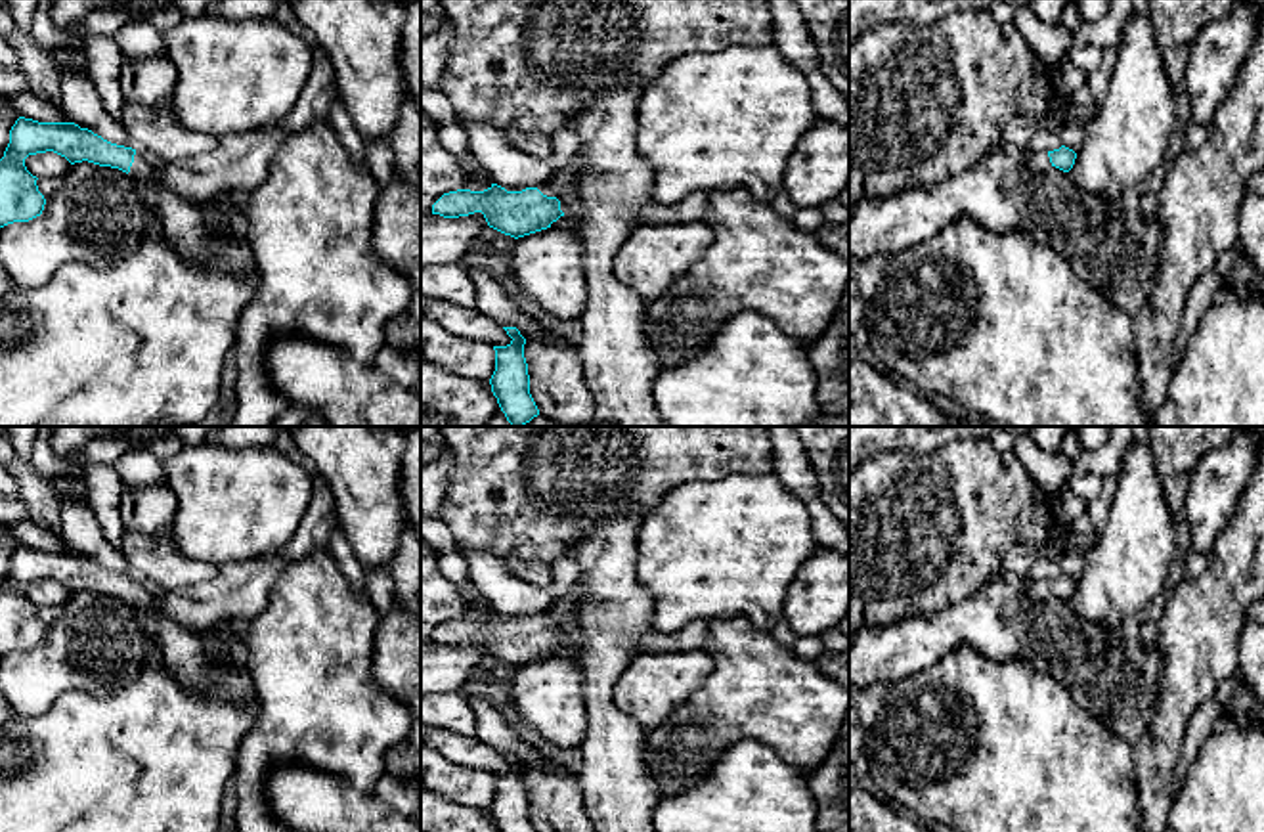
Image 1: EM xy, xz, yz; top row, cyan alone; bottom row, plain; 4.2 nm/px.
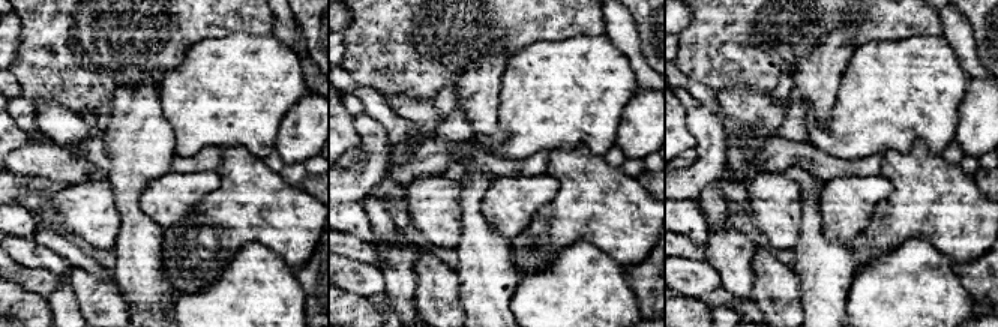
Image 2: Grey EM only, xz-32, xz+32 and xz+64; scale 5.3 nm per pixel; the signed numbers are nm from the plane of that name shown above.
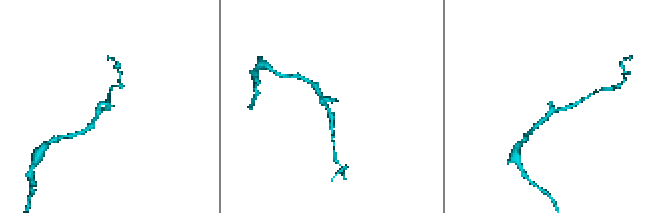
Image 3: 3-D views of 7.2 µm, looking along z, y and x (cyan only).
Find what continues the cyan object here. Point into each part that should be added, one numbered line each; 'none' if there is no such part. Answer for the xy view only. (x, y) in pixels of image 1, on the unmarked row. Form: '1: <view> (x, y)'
1: xy (239, 591)

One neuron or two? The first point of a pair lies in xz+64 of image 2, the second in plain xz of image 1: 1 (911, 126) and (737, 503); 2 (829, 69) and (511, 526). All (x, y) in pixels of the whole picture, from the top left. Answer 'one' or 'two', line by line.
1: one
2: two

